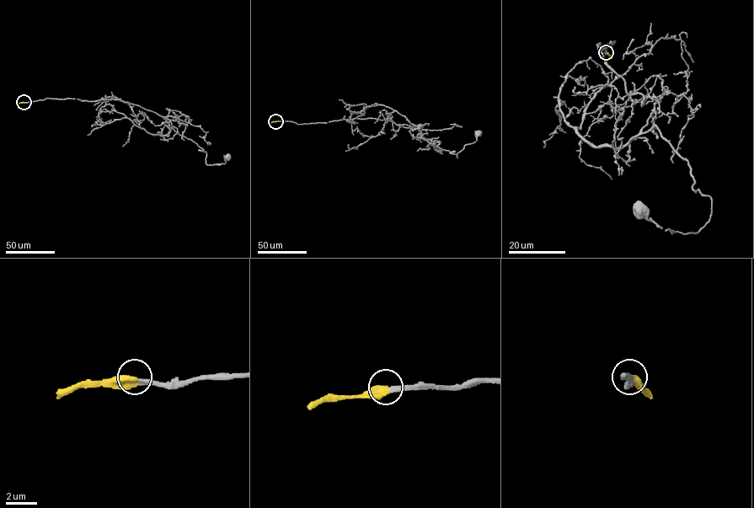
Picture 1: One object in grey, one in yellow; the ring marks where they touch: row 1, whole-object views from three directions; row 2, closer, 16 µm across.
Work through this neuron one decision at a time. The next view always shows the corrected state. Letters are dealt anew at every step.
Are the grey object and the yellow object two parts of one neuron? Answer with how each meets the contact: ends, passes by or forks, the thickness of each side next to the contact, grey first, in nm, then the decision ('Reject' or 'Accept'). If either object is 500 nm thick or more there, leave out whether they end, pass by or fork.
Thickness 320 nm (grey) against 550 nm. Accept

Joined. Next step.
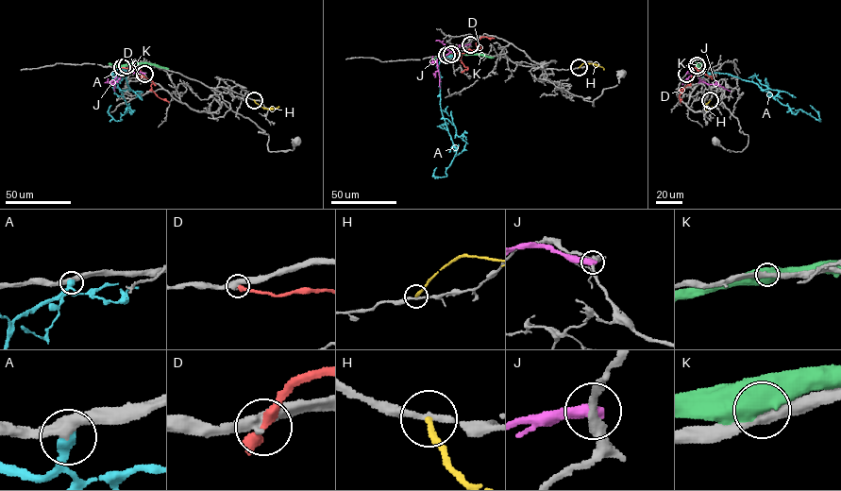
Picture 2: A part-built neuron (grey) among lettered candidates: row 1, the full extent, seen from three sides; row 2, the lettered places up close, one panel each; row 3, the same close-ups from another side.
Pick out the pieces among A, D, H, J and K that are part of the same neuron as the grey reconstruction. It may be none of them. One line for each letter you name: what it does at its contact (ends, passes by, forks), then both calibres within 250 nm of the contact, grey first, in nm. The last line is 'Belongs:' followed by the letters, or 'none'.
A: it ends; calibres 400 and 440 nm
Belongs: A

